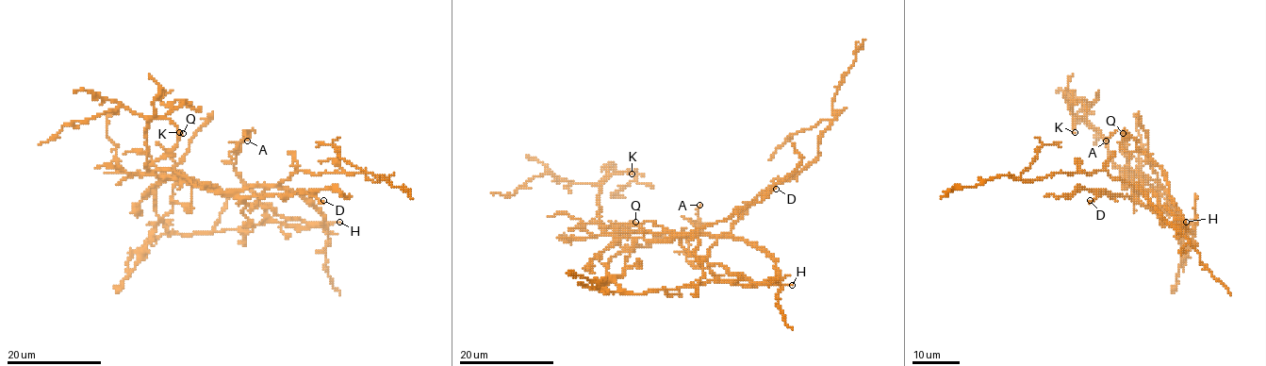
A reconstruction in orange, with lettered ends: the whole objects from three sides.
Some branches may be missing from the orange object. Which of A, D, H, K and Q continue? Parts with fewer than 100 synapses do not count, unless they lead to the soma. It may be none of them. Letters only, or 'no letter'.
H

